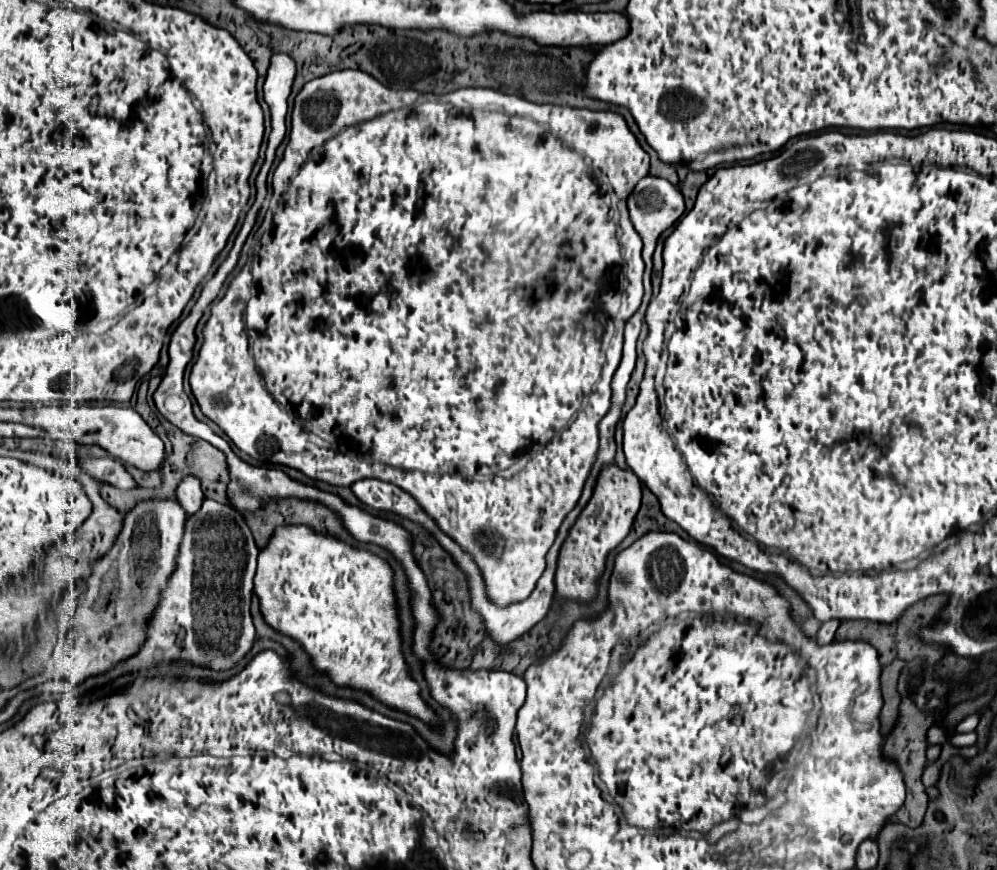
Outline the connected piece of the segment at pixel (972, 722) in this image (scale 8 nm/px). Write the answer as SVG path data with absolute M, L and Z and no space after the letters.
M978 712L966 717L956 726L956 732L966 733L966 732L974 731L975 727L978 726L978 723L980 721L980 716L981 713Z

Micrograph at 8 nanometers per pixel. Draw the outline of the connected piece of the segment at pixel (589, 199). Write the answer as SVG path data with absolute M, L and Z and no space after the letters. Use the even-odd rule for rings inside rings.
M360 70L330 72L326 76L310 80L308 84L304 84L304 88L298 92L298 96L294 100L290 140L288 140L288 146L284 151L284 158L278 164L278 170L274 172L274 186L288 188L288 190L284 190L284 194L280 196L278 210L274 212L274 218L272 218L272 230L262 236L260 248L256 254L256 262L248 270L244 268L232 280L230 290L226 292L226 296L220 302L213 302L209 306L210 320L204 326L204 346L200 350L198 362L192 366L192 372L190 372L190 388L192 388L192 394L194 394L202 414L206 418L210 418L212 422L216 422L242 452L246 452L252 460L256 460L260 464L290 466L290 468L304 472L306 476L310 476L314 480L322 480L322 482L328 482L334 486L352 486L354 482L364 480L364 478L378 478L378 480L392 482L392 484L400 486L402 490L406 490L408 494L412 494L418 500L418 504L438 522L438 526L442 526L442 530L446 530L446 534L450 534L466 552L472 554L474 560L478 560L484 580L486 580L486 586L488 586L488 596L498 606L520 602L520 600L528 598L546 568L546 552L550 550L562 520L576 506L576 502L582 494L582 486L586 482L586 476L590 472L590 466L596 458L598 422L602 420L602 416L608 412L611 405L610 384L622 357L624 322L638 310L644 295L645 264L641 255L643 243L630 221L627 197L634 190L634 186L644 176L648 176L648 170L650 170L650 156L642 150L636 136L626 126L624 116L620 116L616 112L594 112L594 110L578 110L578 108L568 108L568 106L534 106L532 102L526 102L518 96L508 96L508 94L496 92L492 88L460 88L460 90L448 94L422 93L416 90L390 90L390 88L382 86L376 78L372 78L370 74L360 72ZM244 276L252 276L252 278L248 278L252 282L250 286L244 286Z

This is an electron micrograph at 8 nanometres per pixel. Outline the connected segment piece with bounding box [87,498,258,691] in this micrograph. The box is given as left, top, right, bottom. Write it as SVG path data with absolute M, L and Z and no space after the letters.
M210 498L204 500L202 508L194 518L186 520L186 534L178 554L178 568L170 578L170 586L162 592L162 602L154 612L150 634L140 650L138 656L124 660L105 672L87 680L87 691L110 684L124 674L138 672L142 668L154 668L154 665L168 660L188 660L196 666L210 668L210 670L232 670L254 646L256 628L250 616L250 596L252 596L252 578L256 570L258 548L254 544L252 532L246 526L242 514L232 506L222 506Z

